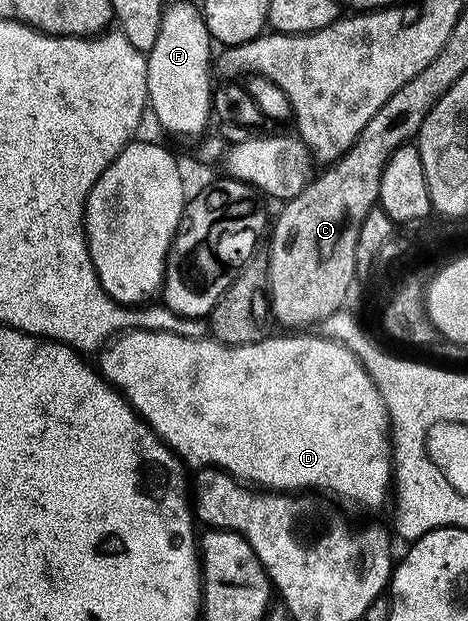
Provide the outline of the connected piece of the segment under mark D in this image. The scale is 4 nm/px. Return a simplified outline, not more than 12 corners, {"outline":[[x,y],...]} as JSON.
{"outline":[[127,331],[96,368],[197,471],[392,493],[347,345]]}

